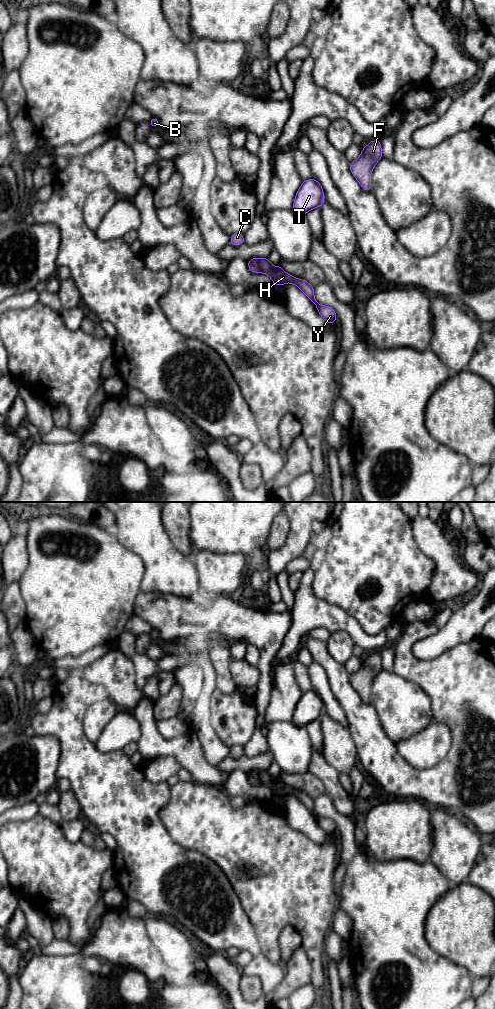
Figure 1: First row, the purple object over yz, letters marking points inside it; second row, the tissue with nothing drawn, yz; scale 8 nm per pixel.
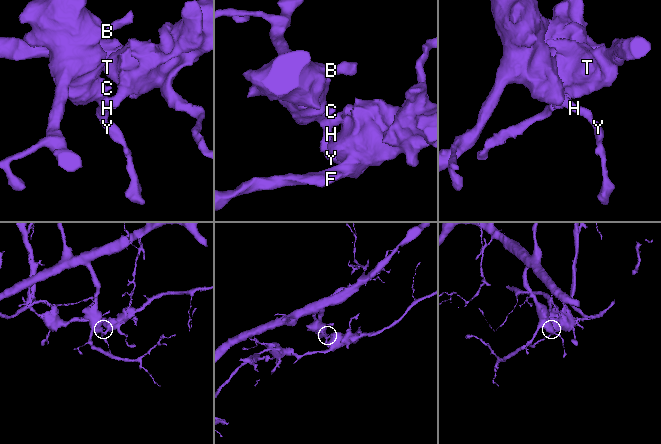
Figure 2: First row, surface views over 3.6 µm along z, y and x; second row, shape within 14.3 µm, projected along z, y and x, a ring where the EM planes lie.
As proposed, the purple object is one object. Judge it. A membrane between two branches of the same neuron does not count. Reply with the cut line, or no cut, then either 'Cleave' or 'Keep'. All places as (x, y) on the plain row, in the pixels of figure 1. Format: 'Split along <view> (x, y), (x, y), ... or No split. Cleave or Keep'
Split along yz (250, 771), (254, 771), (257, 774), (260, 784). Cleave

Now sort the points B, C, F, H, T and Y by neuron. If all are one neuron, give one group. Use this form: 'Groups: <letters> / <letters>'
Groups: B C H Y / F T

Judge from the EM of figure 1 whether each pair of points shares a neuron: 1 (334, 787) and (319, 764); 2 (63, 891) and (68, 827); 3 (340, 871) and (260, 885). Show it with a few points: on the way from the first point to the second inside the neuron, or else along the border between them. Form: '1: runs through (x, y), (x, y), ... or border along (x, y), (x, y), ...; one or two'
1: runs through (332, 781), (323, 770); one
2: border along (61, 823), (64, 836), (69, 841), (80, 840); two
3: border along (339, 849), (338, 862), (333, 877), (335, 895); two

